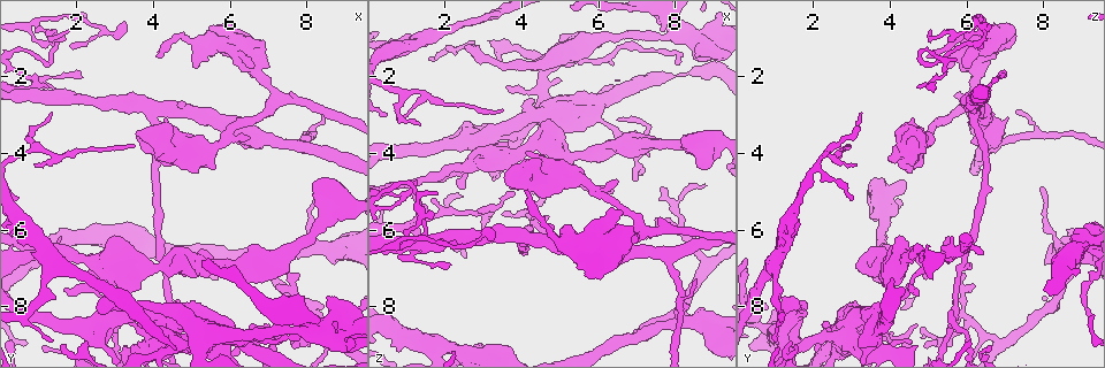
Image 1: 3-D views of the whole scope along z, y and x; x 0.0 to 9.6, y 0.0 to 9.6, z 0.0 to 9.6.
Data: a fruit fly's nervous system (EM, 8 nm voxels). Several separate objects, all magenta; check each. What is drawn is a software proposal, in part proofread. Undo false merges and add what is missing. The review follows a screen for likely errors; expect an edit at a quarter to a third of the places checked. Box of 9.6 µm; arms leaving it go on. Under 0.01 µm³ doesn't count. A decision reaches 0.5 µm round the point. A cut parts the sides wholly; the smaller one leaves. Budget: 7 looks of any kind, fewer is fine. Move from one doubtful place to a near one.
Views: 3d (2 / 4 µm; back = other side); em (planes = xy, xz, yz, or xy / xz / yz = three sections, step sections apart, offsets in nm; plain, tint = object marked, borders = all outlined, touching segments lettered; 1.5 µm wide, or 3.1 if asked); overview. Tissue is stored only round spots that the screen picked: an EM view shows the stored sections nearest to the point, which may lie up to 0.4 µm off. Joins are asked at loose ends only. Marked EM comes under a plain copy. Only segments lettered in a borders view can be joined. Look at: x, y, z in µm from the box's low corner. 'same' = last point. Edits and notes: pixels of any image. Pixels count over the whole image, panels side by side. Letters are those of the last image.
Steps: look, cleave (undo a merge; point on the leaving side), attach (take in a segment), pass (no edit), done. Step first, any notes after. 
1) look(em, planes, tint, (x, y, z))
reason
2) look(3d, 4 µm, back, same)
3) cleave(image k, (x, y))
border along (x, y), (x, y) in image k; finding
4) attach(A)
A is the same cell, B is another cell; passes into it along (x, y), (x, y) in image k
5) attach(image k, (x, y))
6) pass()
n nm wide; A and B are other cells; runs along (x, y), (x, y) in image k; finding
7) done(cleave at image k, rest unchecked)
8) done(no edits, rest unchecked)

look(3d, 2 µm, (1.35, 3.00, 3.25))
thin end

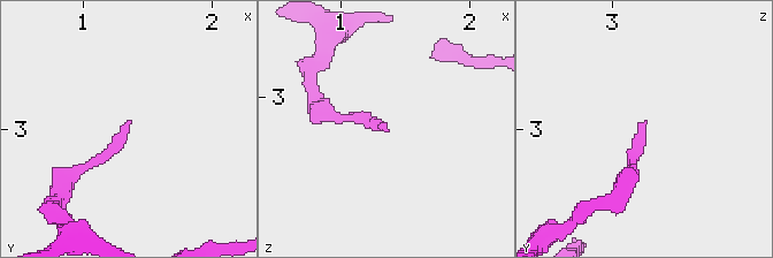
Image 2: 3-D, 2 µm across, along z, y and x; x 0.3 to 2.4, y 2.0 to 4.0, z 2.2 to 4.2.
look(em, planes, borders, (1.32, 2.96, 3.22))
need the tissue

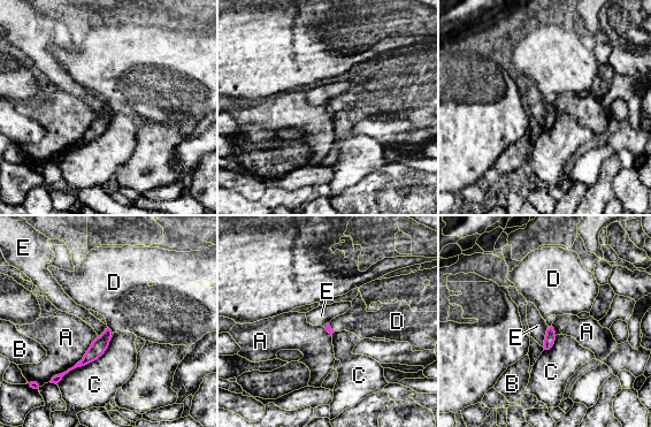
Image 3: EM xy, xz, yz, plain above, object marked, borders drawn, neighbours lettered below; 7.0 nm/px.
pass()
A, B, C, D and E are other cells; border along (107, 323), (113, 332) in image 3; no lettered segment goes on from it

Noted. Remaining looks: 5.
look(3d, 2 µm, (0.85, 2.00, 5.15))
abrupt turn

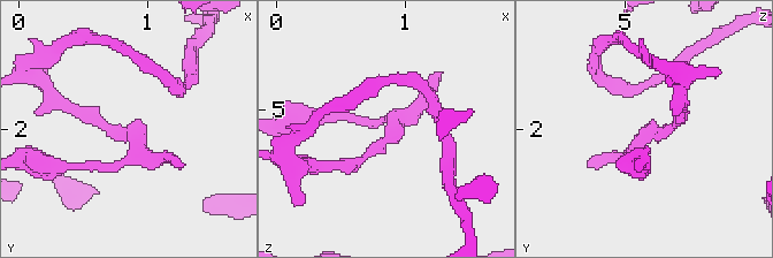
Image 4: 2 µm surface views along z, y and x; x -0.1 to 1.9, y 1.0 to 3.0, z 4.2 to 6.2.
look(em, planes, borders, (0.88, 2.04, 5.20))

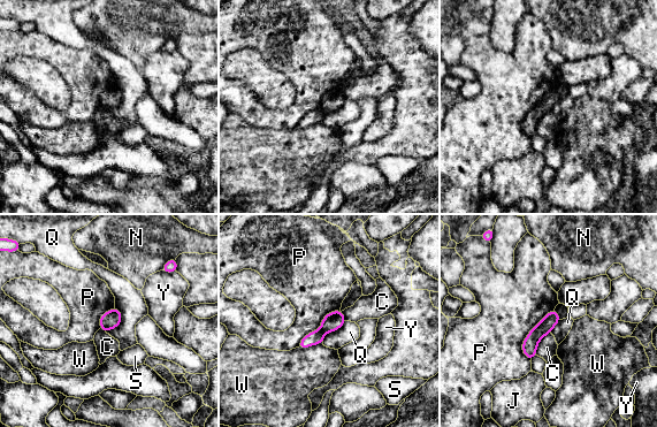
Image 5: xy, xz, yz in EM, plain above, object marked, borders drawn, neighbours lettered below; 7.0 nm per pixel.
cleave(image 5, (333, 321))
C, J, N, P, Q, S, W and Y are other cells; border along (320, 328), (323, 334) in image 5; two cells meet here

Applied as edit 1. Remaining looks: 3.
look(overview)
redraw

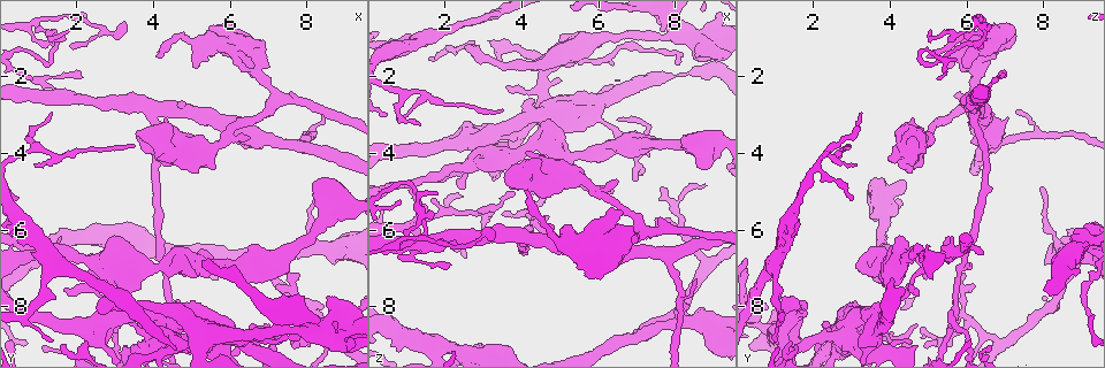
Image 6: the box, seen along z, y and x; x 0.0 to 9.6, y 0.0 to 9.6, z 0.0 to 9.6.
look(em, planes, borders, (4.15, 4.15, 4.00))
thick end

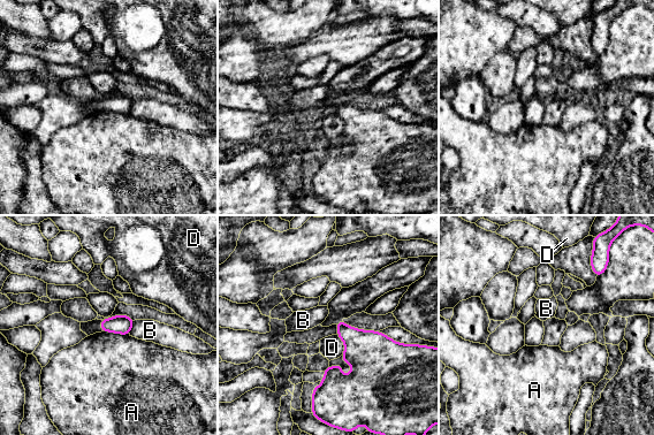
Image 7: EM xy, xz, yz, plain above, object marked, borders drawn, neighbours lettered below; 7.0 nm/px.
pass()
A, B and D are other cells; border along (103, 330), (129, 335) in image 7; no lettered segment goes on from it

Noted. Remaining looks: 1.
done(cleave at image 5, rest unchecked)

